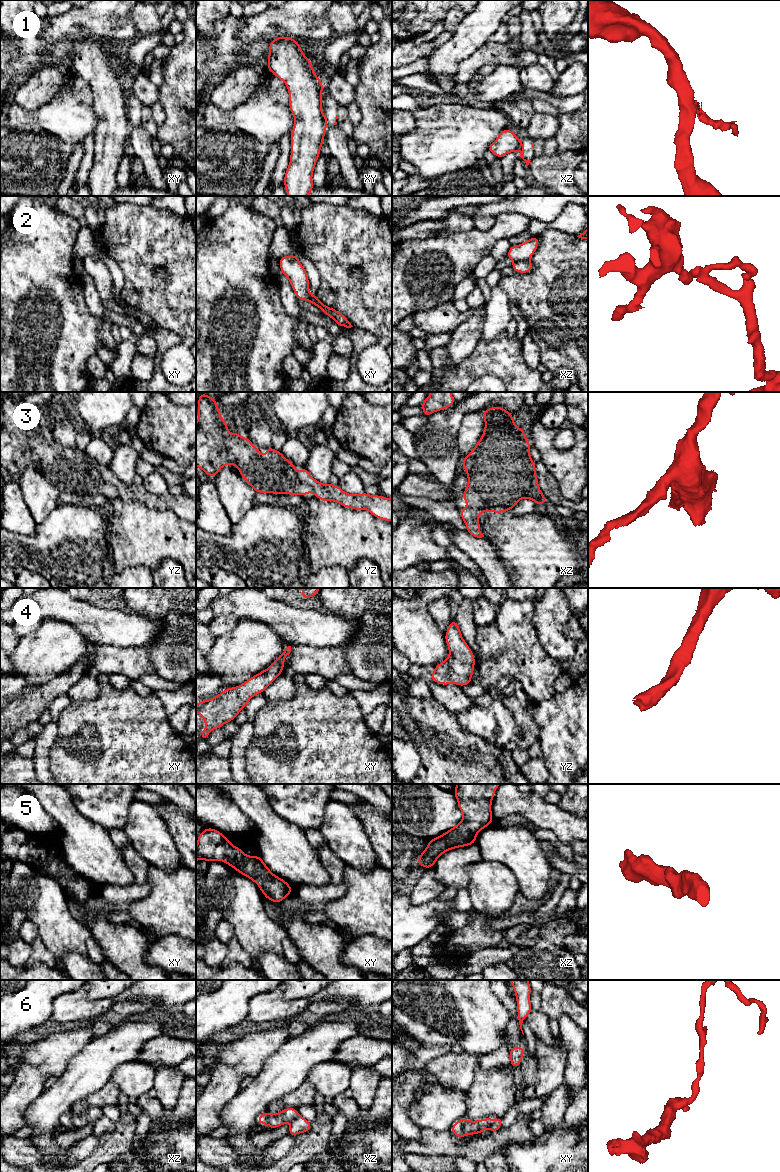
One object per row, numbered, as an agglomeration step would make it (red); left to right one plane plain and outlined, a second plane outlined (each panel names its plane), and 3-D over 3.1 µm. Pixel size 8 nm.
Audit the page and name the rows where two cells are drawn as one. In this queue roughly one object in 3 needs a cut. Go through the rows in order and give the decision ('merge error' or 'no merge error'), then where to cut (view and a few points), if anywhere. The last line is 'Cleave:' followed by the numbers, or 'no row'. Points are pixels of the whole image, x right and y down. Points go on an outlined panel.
1: merge error; cut xz (521, 141), (518, 149)
2: merge error; cut xz (527, 259), (515, 262)
3: no merge error; cut none
4: no merge error; cut none
5: no merge error; cut none
6: merge error; cut xz (298, 1115), (290, 1121)
Cleave: 1, 2, 6

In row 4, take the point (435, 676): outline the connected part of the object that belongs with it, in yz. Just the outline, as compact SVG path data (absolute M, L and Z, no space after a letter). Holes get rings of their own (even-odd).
M452 619L445 632L449 657L437 664L431 673L431 680L441 685L457 684L461 687L471 684L475 656L464 641L456 619Z

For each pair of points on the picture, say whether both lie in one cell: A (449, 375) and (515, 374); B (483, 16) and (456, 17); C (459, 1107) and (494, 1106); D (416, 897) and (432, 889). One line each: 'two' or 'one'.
A: one
B: two
C: two
D: one

